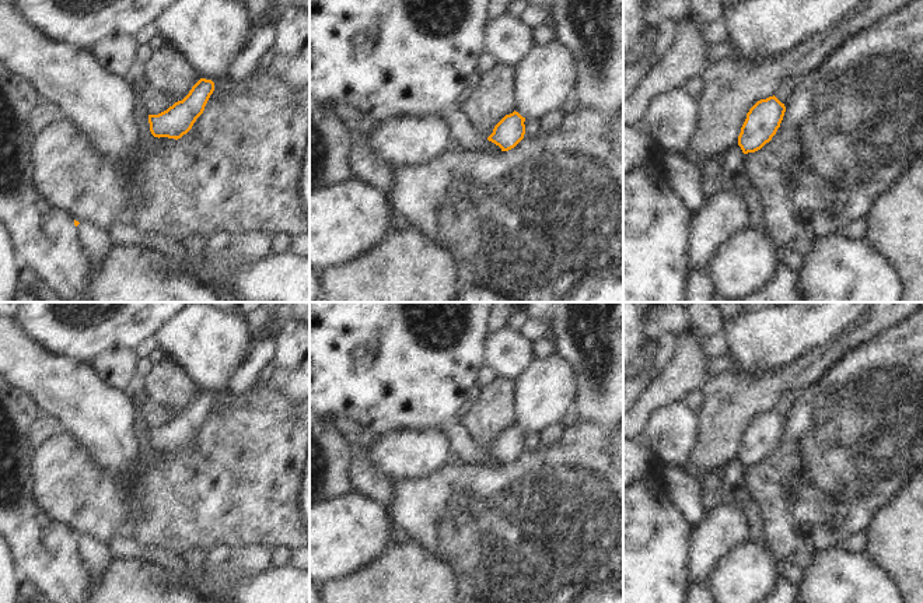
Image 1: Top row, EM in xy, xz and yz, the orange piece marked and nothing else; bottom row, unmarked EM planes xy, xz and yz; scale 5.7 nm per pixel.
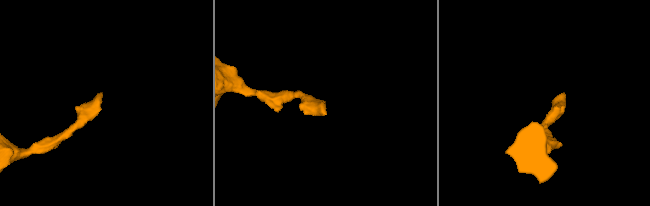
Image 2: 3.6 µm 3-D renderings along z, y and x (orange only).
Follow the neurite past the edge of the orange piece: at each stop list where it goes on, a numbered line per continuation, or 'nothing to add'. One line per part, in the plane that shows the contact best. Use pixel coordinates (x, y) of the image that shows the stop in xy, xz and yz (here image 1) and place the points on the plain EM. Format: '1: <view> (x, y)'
nothing to add

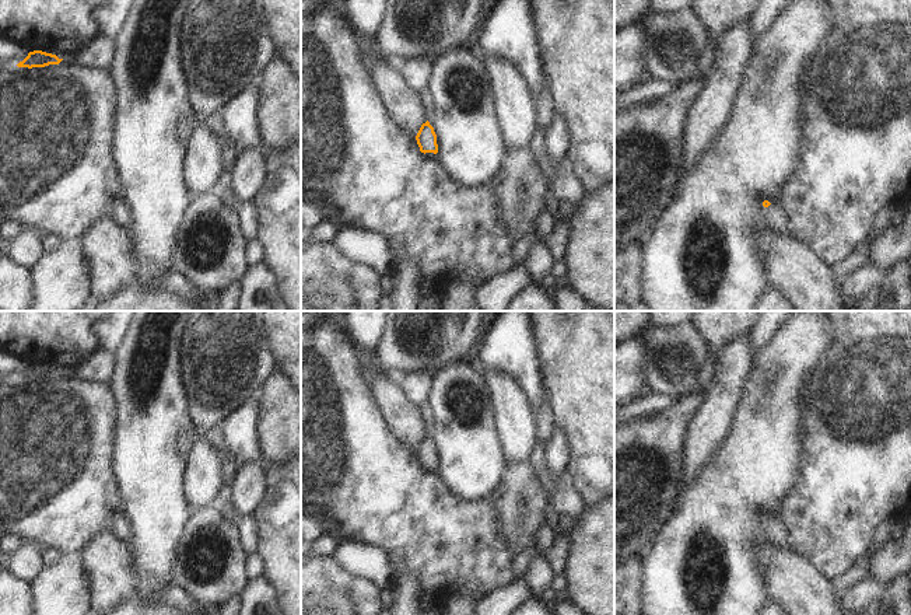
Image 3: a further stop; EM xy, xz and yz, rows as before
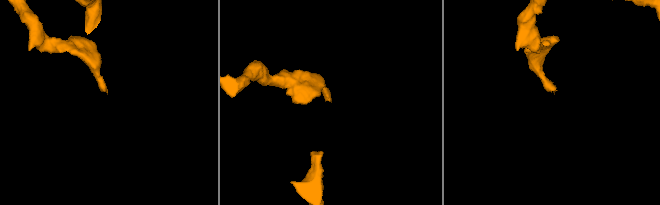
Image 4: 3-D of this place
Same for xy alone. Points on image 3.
nothing to add

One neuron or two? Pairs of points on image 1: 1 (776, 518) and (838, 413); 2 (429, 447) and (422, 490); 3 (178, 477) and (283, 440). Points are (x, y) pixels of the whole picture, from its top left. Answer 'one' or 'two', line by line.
1: one
2: two
3: one

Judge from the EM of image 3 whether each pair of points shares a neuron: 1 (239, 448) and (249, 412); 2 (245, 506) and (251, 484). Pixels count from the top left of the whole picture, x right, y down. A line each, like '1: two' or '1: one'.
1: one
2: one

